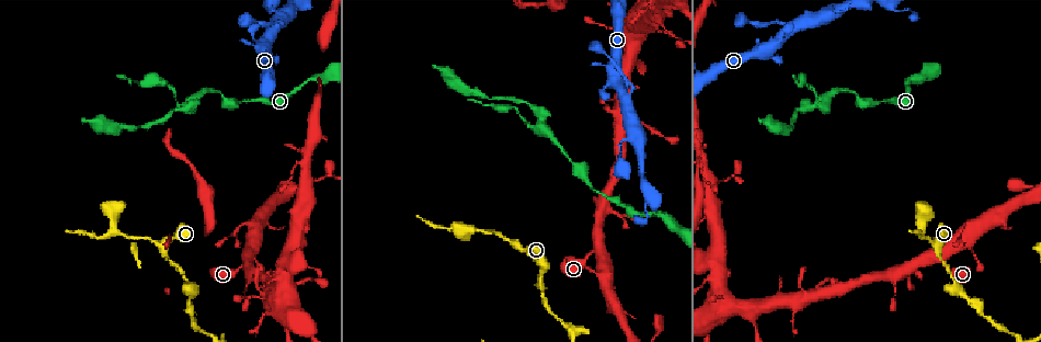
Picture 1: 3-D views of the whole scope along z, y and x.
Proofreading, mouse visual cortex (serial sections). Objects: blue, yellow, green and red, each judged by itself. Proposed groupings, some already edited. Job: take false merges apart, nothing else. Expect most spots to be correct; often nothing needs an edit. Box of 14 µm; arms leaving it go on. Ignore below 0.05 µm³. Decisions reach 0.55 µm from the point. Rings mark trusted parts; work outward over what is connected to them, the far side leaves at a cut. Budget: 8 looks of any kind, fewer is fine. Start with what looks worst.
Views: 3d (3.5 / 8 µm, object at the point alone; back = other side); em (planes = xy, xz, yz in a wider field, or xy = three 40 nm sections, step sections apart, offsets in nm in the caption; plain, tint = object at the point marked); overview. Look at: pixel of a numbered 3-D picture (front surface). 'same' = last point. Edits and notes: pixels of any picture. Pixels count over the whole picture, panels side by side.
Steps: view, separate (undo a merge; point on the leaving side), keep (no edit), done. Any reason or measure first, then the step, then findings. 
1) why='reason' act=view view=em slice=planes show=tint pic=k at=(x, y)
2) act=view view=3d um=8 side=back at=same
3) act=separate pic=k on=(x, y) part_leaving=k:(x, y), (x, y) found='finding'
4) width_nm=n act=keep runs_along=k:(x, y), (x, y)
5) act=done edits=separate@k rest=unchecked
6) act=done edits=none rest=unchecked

why='thick turns thin' act=view view=3d um=8 pic=1 at=(166, 256)

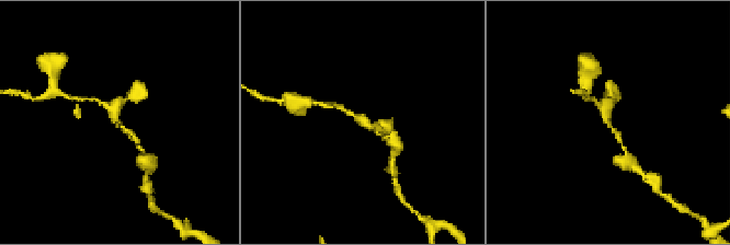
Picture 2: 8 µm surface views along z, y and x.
why='now the EM' act=view view=em slice=xy step=1 show=tint pic=2 at=(119, 122)

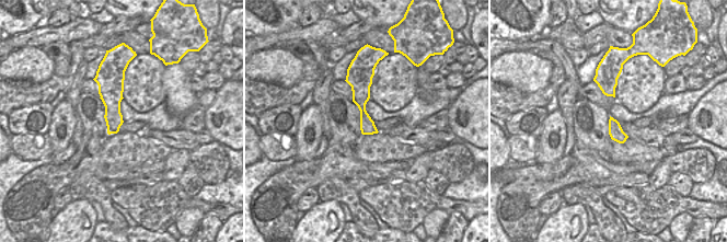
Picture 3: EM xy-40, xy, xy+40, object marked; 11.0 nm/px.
act=keep found='all the same cell'

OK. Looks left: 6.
why='three-way junction' act=view view=3d um=3.5 side=back pic=1 at=(627, 100)

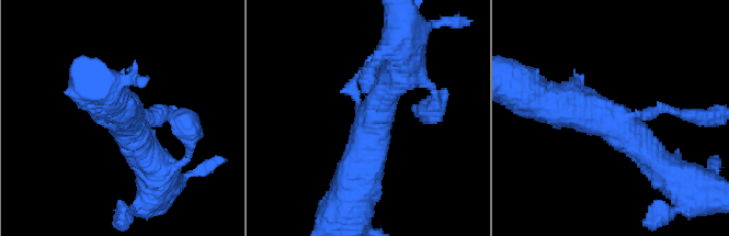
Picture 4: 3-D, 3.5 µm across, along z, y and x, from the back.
arms=3 arm_widths_nm=100,450,600 why='now the EM' act=view view=em slice=planes show=tint pic=4 at=(370, 118)

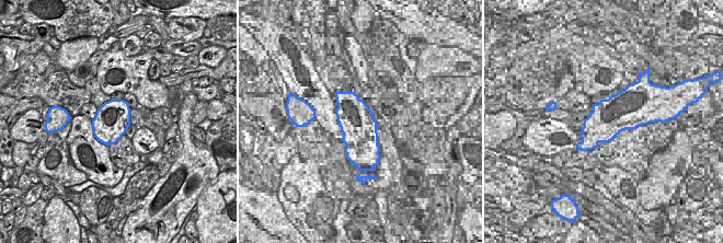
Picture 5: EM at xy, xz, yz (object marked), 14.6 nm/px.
act=keep runs_along=4:(663, 170), (613, 120), (554, 103) found='all the same cell'

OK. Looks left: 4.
why='three arms meet' act=view view=3d um=8 pic=1 at=(540, 126)

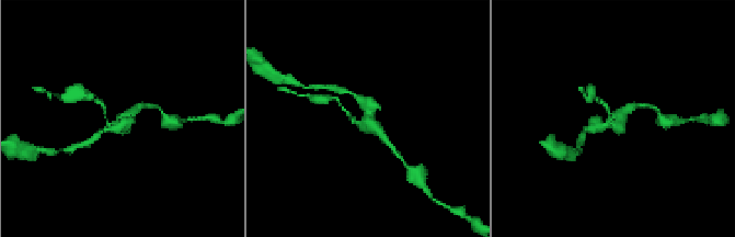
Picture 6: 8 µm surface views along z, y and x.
act=view view=3d um=3.5 pic=6 at=(366, 123)

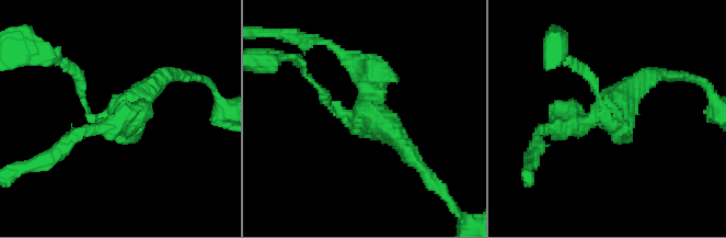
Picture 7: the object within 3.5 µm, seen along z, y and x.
arms=3 arm_widths_nm=100,250,350 act=view view=em slice=xy step=3 show=tint pic=7 at=(604, 114)

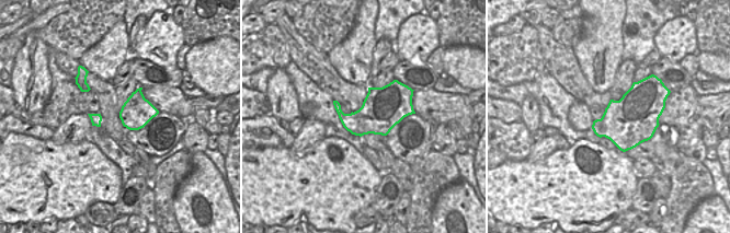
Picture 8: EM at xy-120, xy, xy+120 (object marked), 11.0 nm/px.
act=keep runs_along=7:(412, 156), (342, 53) found='one cell here'

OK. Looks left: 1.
act=done edits=none rest=unchecked

